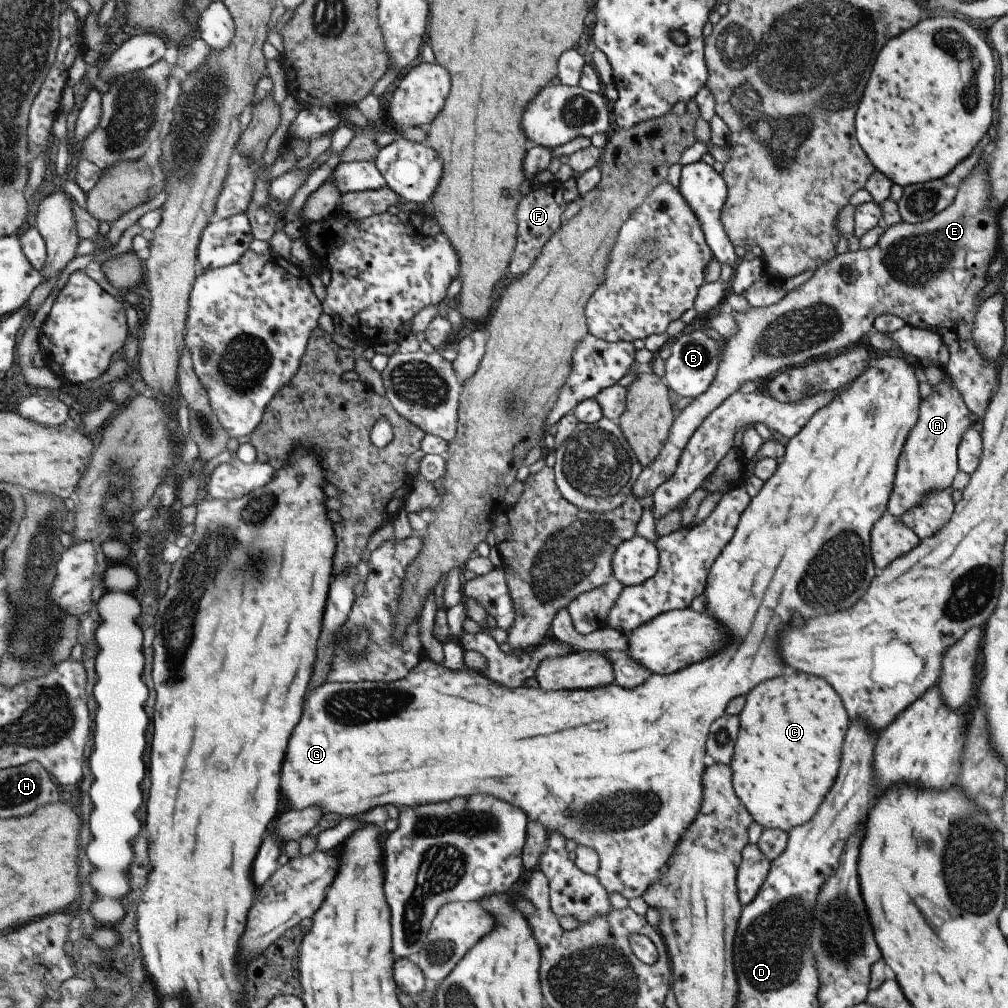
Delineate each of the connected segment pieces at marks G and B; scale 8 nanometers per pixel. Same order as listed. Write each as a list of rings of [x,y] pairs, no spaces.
[[[873,353],[867,368],[863,374],[859,374],[853,382],[848,384],[849,388],[835,396],[829,404],[819,408],[803,428],[792,436],[784,446],[783,460],[776,464],[776,469],[767,480],[764,481],[761,489],[755,496],[750,498],[747,506],[741,512],[738,524],[733,531],[731,540],[723,547],[719,556],[715,558],[709,567],[705,588],[702,594],[705,596],[705,608],[703,612],[717,618],[723,626],[727,626],[733,634],[733,642],[727,650],[715,654],[713,658],[707,658],[699,664],[687,666],[675,674],[667,676],[649,676],[643,686],[637,686],[633,690],[623,690],[619,684],[614,682],[607,686],[597,686],[589,690],[575,690],[575,692],[545,692],[541,688],[503,688],[495,682],[489,682],[483,678],[479,671],[461,666],[463,670],[447,670],[440,663],[430,659],[419,661],[409,674],[395,682],[356,682],[356,683],[331,683],[321,684],[321,688],[315,688],[309,698],[305,700],[305,708],[301,714],[301,720],[295,726],[295,734],[291,734],[283,768],[281,768],[281,792],[287,798],[286,805],[289,810],[303,810],[307,806],[317,806],[321,814],[339,814],[339,816],[352,817],[372,810],[375,806],[383,804],[397,804],[397,806],[417,806],[421,802],[439,802],[439,800],[451,800],[455,796],[469,796],[475,792],[491,794],[499,800],[511,802],[515,806],[521,806],[527,822],[539,822],[547,834],[557,830],[566,840],[572,840],[576,846],[593,848],[598,856],[598,867],[595,876],[599,884],[608,894],[617,893],[627,900],[637,898],[655,882],[661,878],[661,870],[667,864],[669,856],[675,850],[675,844],[679,842],[681,834],[687,830],[687,826],[693,822],[693,818],[699,812],[701,806],[701,774],[705,770],[706,760],[703,760],[703,744],[707,736],[709,724],[721,716],[721,710],[725,704],[735,698],[747,694],[755,684],[779,676],[788,669],[781,658],[775,654],[775,632],[777,626],[789,620],[789,614],[797,612],[801,618],[817,616],[833,610],[841,610],[851,606],[863,590],[867,590],[869,583],[873,580],[877,571],[872,562],[870,554],[870,530],[874,522],[877,522],[886,511],[886,504],[889,493],[893,488],[896,462],[899,450],[907,438],[912,426],[917,422],[917,410],[919,408],[919,390],[917,390],[917,378],[915,378],[914,367],[907,360],[899,356],[889,354]]]
[[[693,330],[687,334],[677,334],[669,341],[669,356],[664,360],[663,383],[675,392],[677,398],[695,398],[707,390],[719,364],[720,342],[709,338],[705,331]]]

